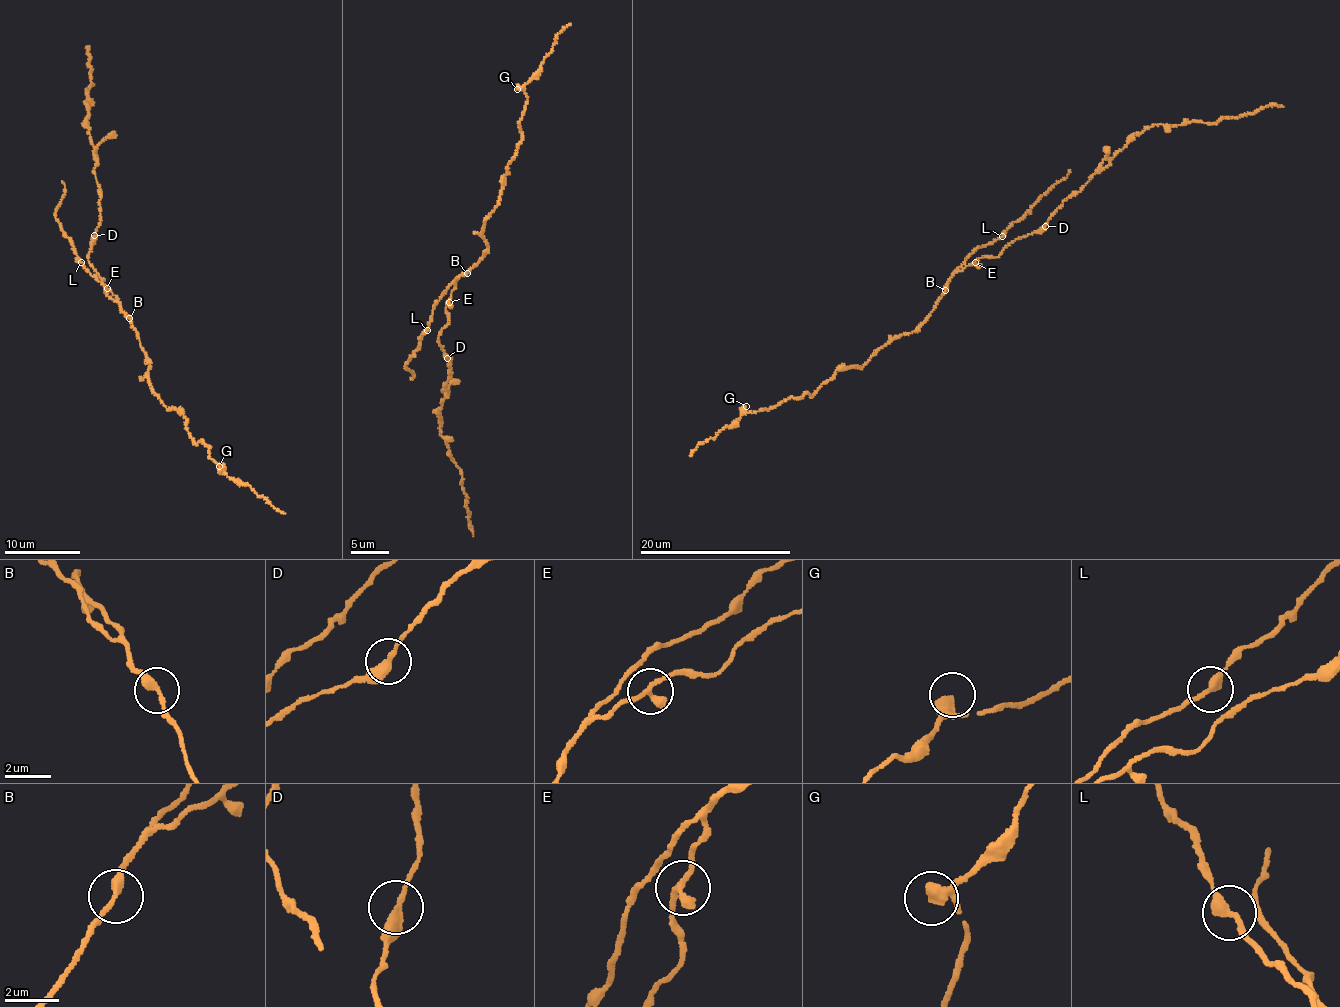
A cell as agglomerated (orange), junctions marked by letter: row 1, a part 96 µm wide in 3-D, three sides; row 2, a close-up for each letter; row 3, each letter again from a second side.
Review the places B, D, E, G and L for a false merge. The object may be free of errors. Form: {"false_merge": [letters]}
{"false_merge": []}

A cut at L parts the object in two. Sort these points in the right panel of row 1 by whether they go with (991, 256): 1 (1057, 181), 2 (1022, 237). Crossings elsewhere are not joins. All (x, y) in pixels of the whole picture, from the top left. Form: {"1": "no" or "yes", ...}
{"1": "no", "2": "yes"}

